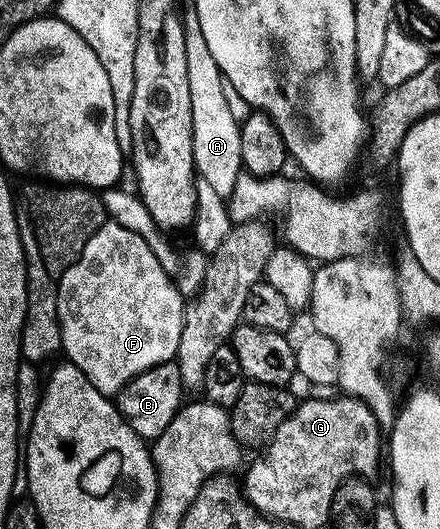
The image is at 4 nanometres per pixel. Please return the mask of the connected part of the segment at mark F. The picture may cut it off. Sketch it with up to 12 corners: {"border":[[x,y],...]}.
{"border":[[109,221],[57,276],[61,354],[117,396],[177,356],[184,296]]}

